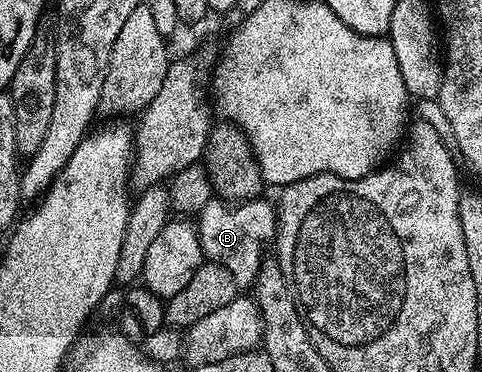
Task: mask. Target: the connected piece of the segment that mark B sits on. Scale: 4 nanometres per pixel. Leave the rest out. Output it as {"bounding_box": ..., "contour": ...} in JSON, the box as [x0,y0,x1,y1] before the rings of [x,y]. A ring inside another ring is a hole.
{"bounding_box":[197,198,277,290],"contour":[[[213,198],[197,213],[199,245],[204,257],[212,264],[220,264],[229,270],[240,289],[247,290],[254,285],[259,268],[265,259],[263,251],[267,243],[277,236],[277,208],[267,198],[256,198],[242,202],[228,202]]]}

